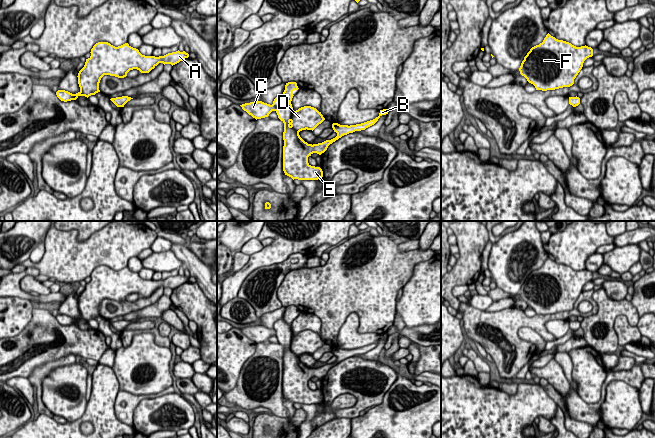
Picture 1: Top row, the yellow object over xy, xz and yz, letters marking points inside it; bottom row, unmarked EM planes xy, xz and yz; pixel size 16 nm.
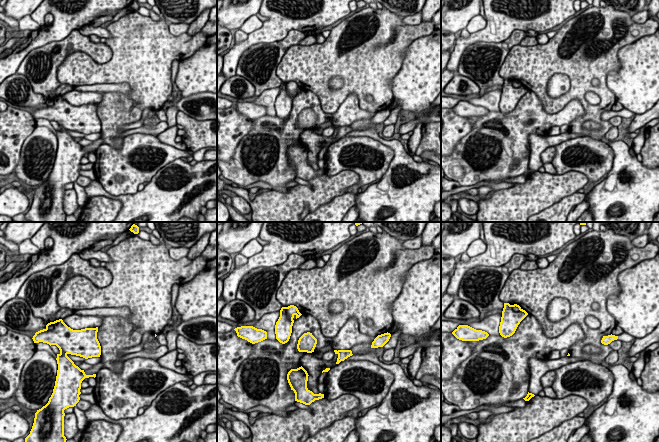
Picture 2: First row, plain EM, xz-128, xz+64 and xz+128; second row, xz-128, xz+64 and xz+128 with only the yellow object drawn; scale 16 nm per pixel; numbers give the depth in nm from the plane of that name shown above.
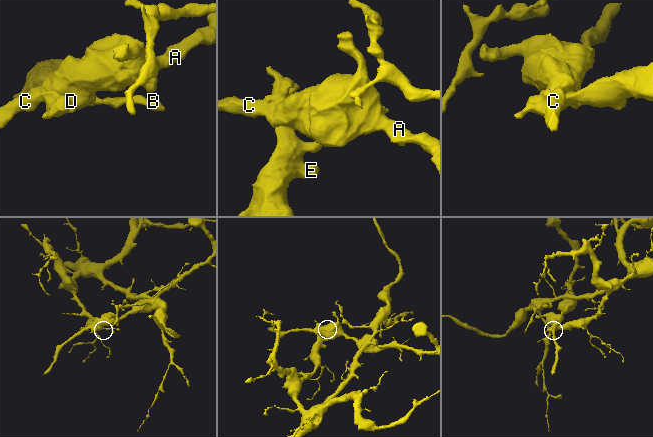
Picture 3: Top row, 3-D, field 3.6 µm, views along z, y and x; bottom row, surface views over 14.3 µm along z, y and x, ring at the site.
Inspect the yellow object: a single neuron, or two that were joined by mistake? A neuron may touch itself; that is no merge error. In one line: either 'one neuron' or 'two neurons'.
two neurons

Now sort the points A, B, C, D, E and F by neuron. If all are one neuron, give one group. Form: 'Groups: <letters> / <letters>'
Groups: A B C D F / E

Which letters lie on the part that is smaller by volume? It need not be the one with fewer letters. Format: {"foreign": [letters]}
{"foreign": ["A", "B", "C", "D", "F"]}

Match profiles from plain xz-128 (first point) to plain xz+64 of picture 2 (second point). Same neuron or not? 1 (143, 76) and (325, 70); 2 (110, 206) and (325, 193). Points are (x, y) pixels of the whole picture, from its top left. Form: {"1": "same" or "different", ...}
{"1": "same", "2": "different"}

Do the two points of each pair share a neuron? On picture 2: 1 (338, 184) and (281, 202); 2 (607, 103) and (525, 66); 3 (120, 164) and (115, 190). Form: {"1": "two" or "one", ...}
{"1": "one", "2": "one", "3": "one"}

